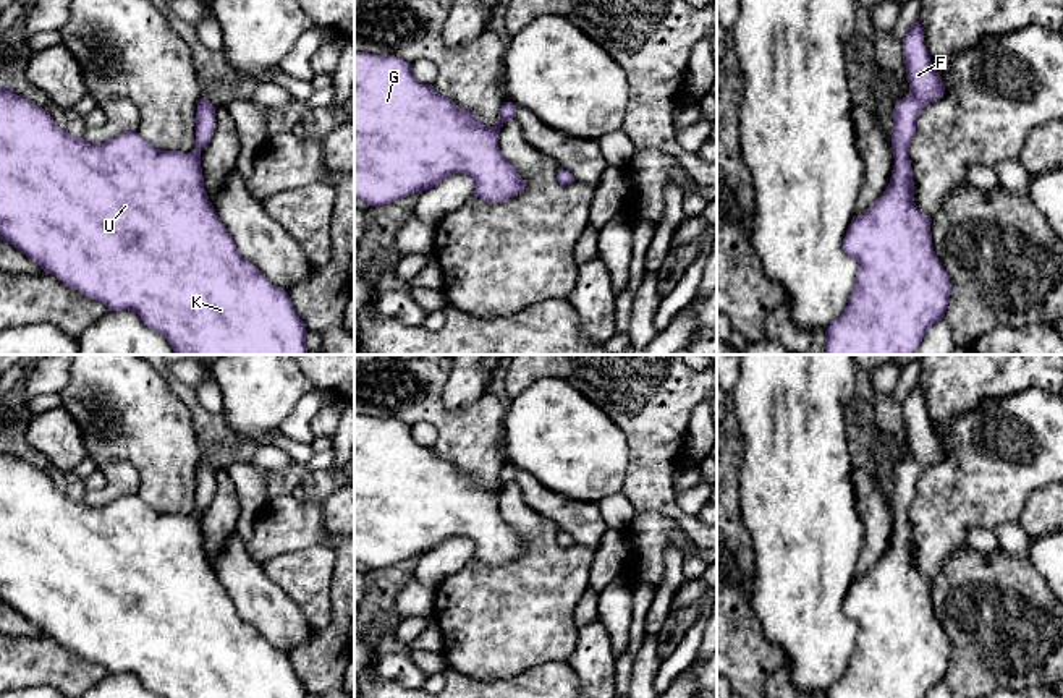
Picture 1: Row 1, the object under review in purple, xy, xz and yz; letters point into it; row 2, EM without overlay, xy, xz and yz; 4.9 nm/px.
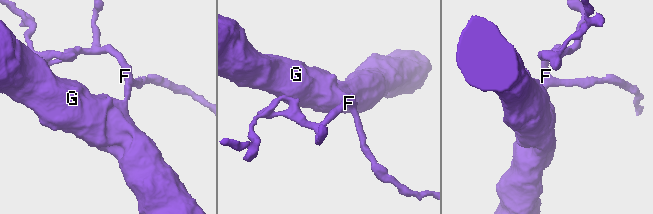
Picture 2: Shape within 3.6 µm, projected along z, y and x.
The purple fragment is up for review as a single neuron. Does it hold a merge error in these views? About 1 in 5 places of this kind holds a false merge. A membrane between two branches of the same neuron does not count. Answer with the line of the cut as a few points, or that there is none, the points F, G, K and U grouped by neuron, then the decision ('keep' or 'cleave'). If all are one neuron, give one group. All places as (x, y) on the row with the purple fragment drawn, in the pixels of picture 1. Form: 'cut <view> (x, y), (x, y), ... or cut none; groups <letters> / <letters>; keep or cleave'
cut none; groups F G K U; keep

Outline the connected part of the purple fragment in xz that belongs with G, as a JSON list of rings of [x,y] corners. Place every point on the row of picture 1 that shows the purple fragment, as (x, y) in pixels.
[[[354,50],[354,198],[369,206],[396,202],[409,194],[422,193],[455,173],[474,180],[474,193],[487,202],[503,202],[524,188],[523,177],[506,160],[498,146],[500,128],[515,118],[516,105],[505,102],[495,126],[482,125],[469,110],[440,96],[432,84],[413,74],[413,65],[395,55],[374,55]]]

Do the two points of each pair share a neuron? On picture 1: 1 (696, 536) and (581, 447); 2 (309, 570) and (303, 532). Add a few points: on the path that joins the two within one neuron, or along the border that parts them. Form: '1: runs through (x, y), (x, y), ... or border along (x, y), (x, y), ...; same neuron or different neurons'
1: border along (628, 441), (628, 468), (618, 491); different neurons
2: border along (324, 512), (326, 538), (322, 541), (271, 557); different neurons

